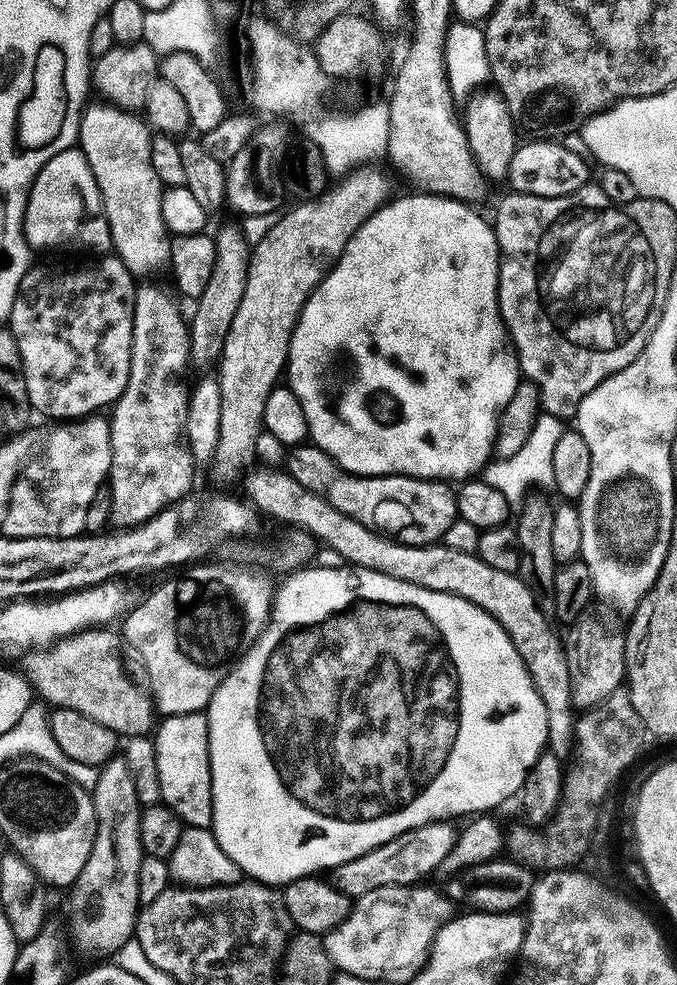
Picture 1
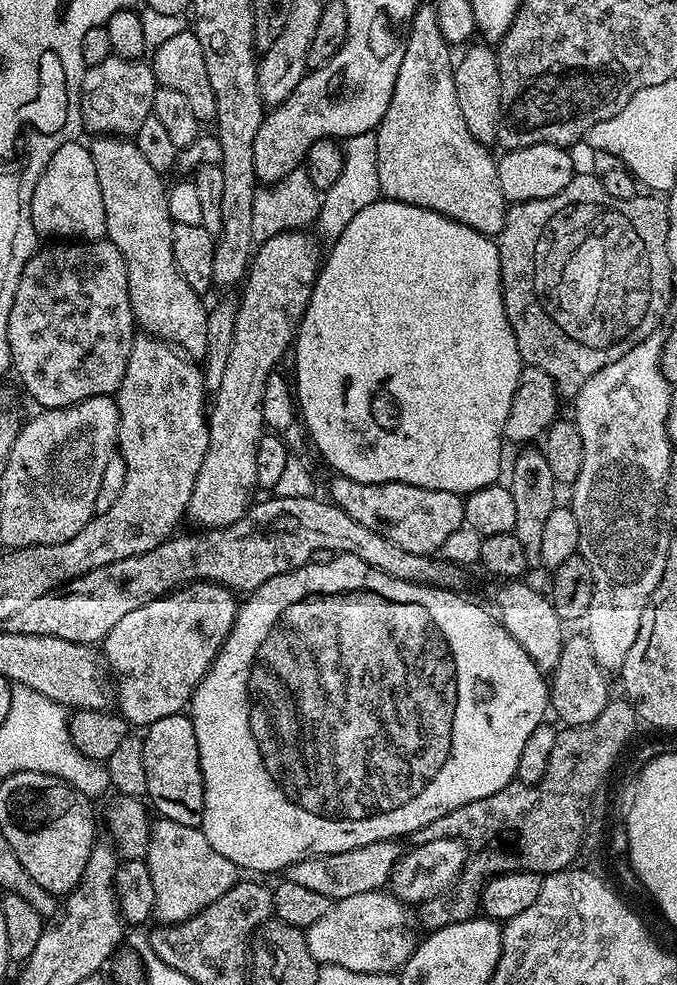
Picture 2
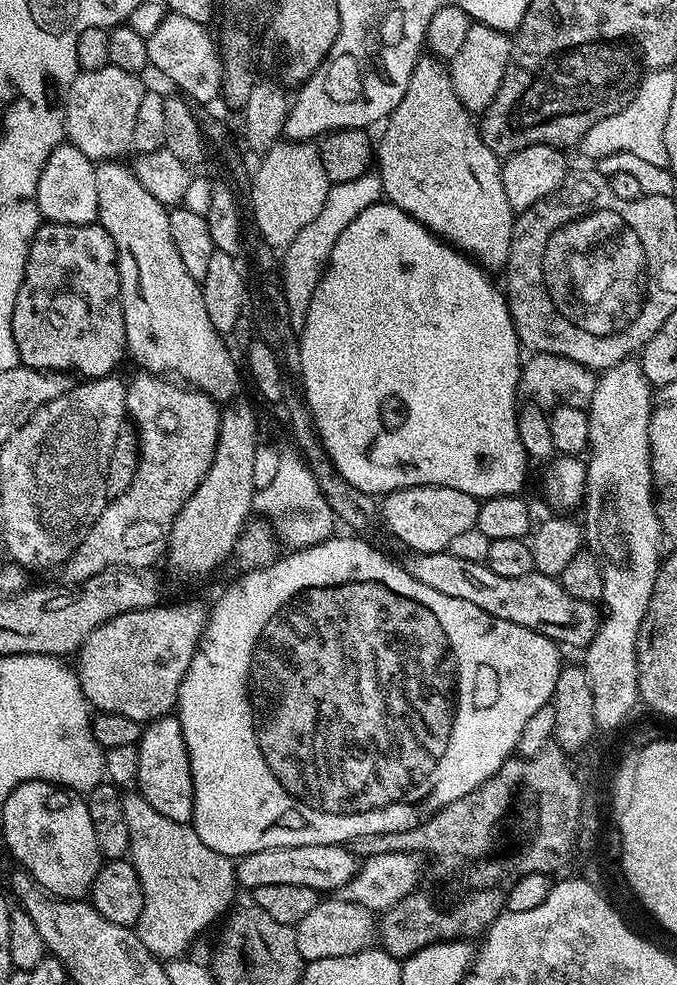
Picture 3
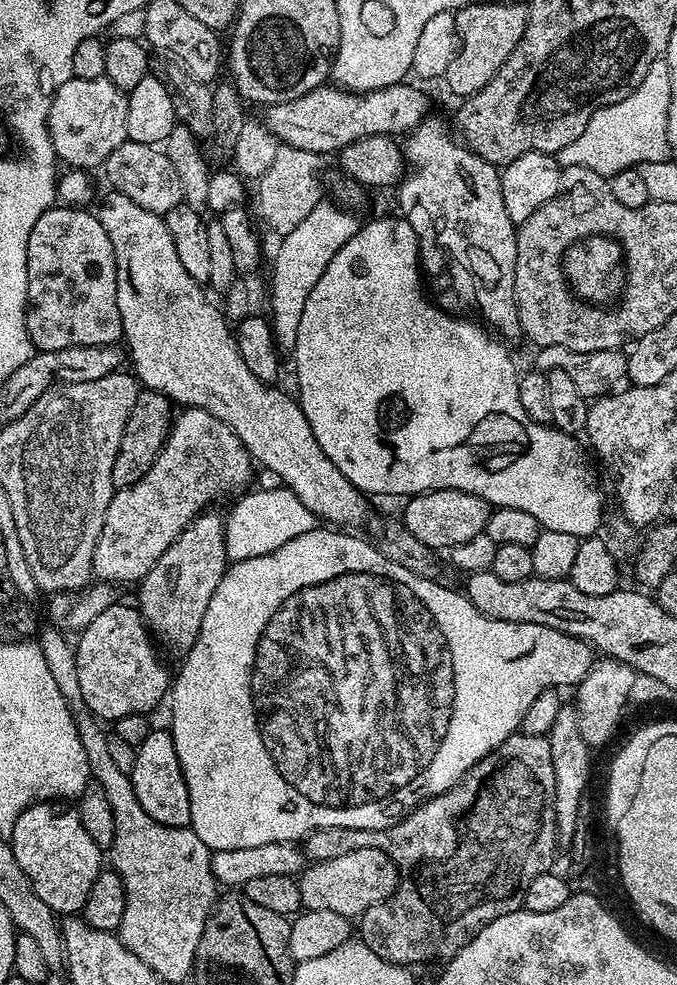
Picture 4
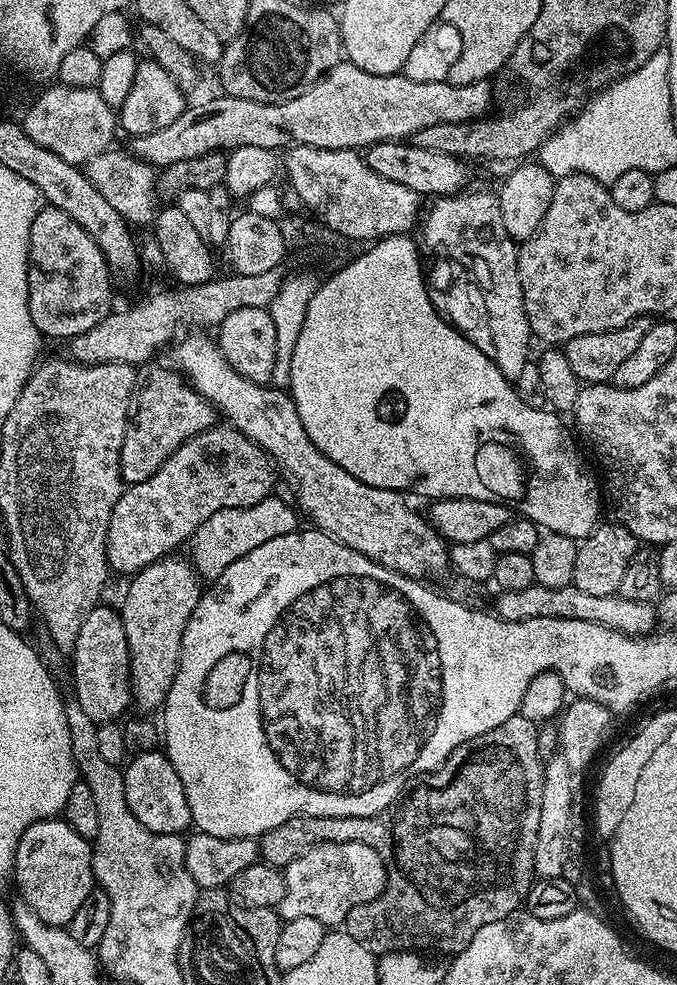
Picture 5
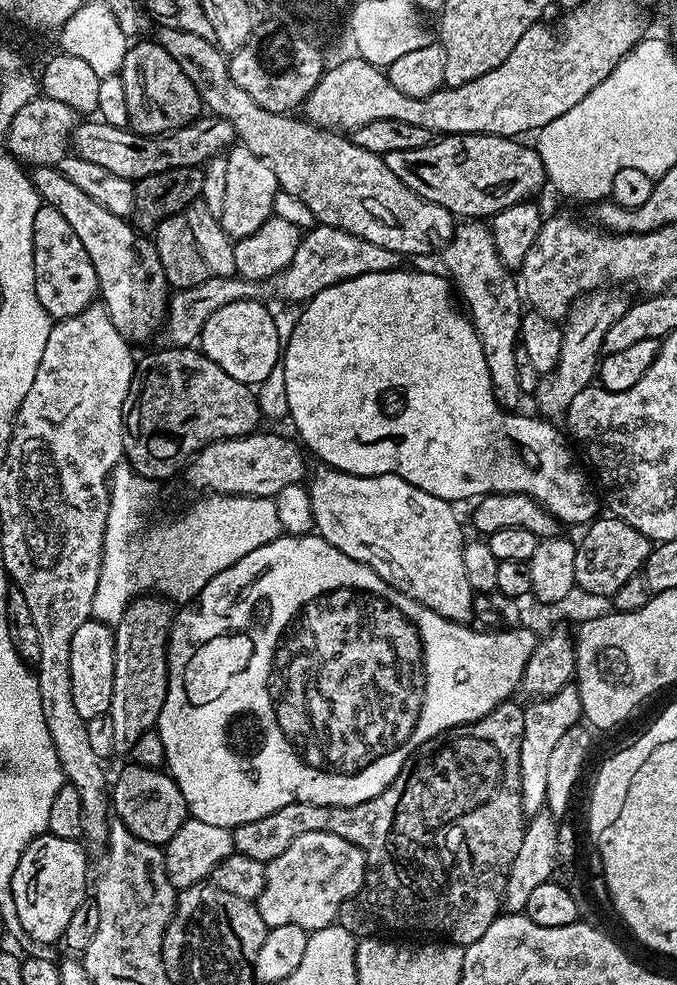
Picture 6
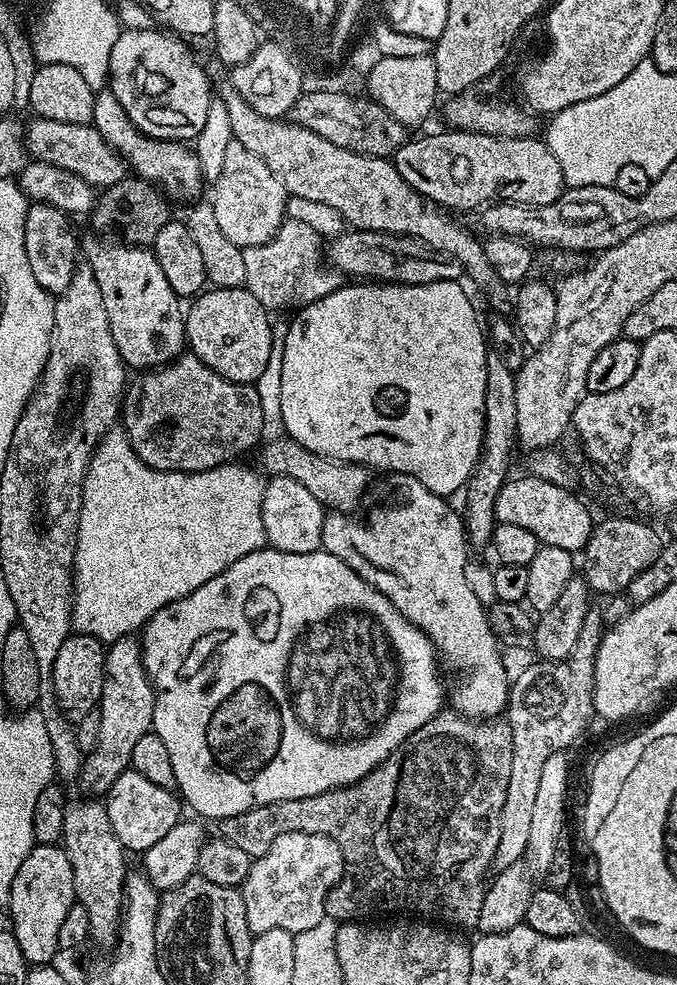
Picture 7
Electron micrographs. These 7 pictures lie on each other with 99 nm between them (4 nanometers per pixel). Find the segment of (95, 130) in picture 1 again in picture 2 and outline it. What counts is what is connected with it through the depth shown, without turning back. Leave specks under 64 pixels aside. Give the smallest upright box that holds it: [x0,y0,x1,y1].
[90,134,209,357]

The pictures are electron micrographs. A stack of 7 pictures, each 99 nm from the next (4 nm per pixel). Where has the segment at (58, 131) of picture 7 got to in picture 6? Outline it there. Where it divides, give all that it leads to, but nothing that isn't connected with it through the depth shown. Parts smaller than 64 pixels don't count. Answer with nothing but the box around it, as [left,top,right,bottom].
[70,114,236,182]

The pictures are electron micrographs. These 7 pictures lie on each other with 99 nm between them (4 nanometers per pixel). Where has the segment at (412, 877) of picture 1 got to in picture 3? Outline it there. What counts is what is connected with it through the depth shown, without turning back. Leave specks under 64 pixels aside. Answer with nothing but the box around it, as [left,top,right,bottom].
[234,844,358,894]

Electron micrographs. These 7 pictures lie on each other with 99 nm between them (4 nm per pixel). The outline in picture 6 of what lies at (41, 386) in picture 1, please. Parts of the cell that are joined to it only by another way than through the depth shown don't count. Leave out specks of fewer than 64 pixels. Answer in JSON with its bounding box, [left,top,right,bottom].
[34,203,100,321]

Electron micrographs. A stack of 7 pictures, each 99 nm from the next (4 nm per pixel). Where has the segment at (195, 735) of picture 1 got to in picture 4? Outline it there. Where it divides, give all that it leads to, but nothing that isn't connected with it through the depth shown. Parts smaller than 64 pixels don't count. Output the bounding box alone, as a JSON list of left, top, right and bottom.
[130,731,190,827]

